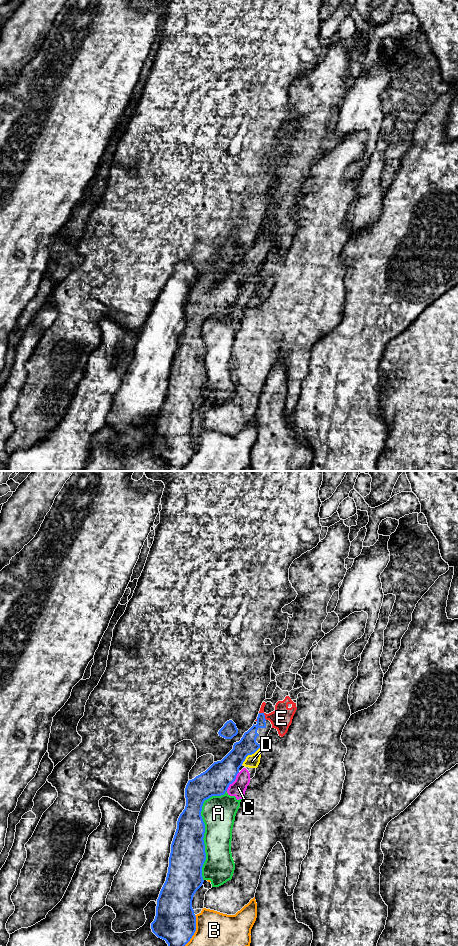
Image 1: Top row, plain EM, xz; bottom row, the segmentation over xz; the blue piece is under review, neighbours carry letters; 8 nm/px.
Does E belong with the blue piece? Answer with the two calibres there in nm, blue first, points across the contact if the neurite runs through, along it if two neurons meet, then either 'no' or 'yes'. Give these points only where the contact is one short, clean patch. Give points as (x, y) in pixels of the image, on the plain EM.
120 nm thick on the blue side, 170 nm on the other; border along xz (259, 232), (266, 239); no

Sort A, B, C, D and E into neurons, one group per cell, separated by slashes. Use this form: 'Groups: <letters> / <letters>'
Groups: A / B / C D E

